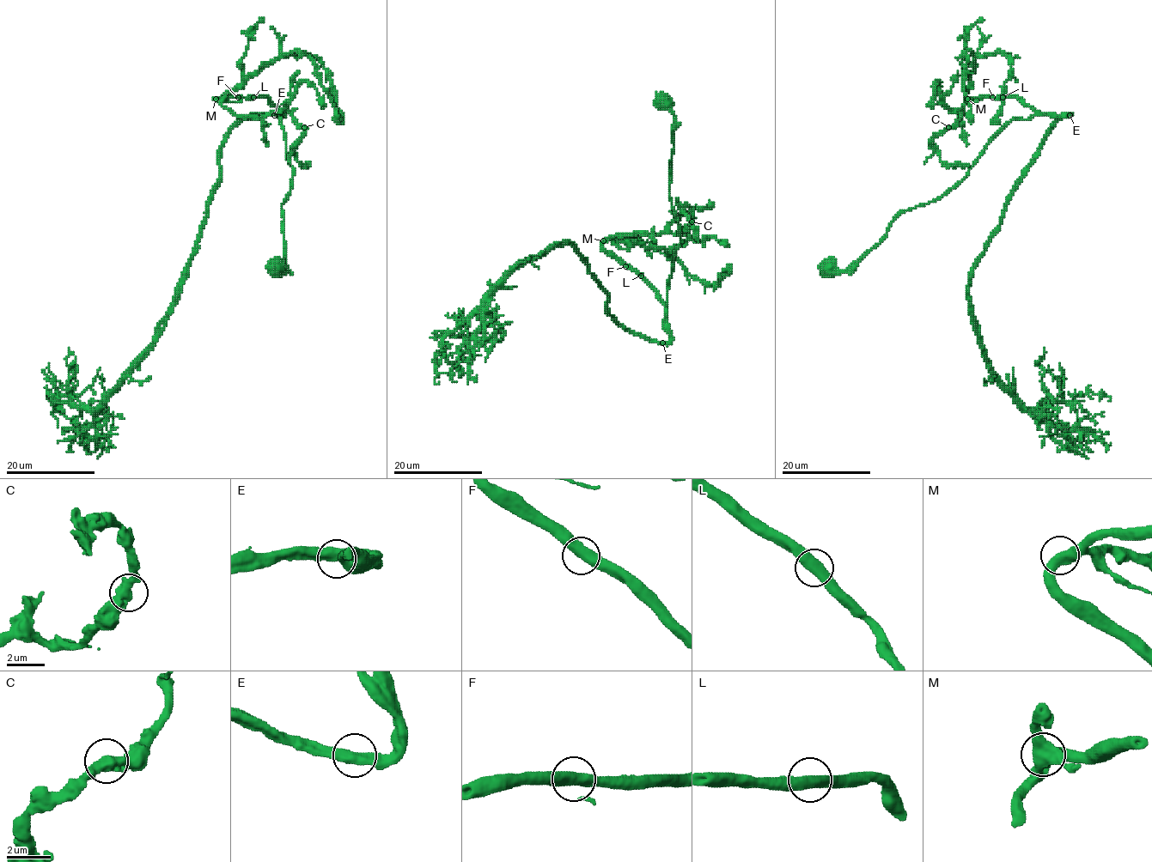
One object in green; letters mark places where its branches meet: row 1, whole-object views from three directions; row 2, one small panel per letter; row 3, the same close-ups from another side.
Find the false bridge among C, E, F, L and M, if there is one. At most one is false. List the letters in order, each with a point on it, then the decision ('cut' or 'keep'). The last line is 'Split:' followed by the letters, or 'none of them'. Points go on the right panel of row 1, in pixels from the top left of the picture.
C: at (948, 127); keep
E: at (1069, 115); keep
F: at (992, 97); keep
L: at (1002, 97); keep
M: at (967, 99); keep
Split: none of them

